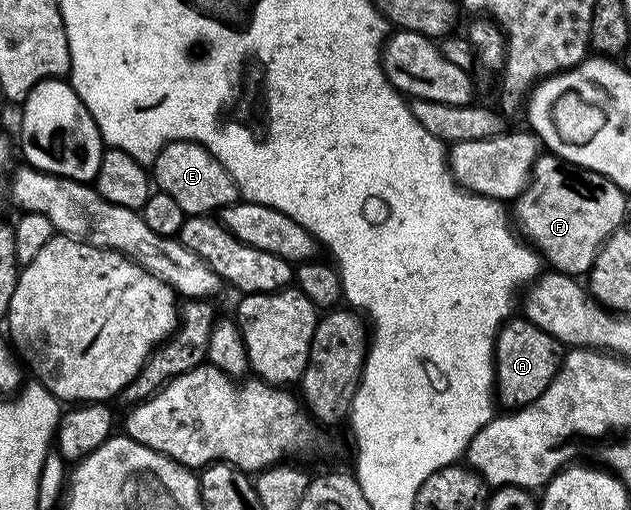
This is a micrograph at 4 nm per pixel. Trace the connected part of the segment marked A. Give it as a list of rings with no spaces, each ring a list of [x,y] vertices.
[[[509,319],[500,327],[496,337],[496,379],[494,382],[494,397],[504,404],[505,410],[522,409],[525,405],[534,403],[542,391],[552,382],[552,378],[560,371],[560,362],[564,360],[565,346],[560,344],[542,327],[527,319]]]

